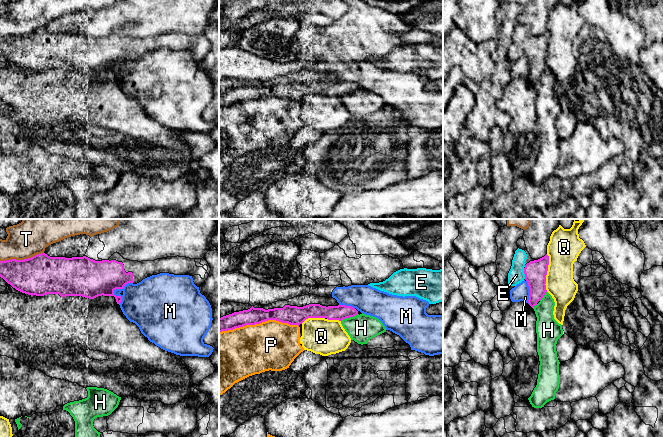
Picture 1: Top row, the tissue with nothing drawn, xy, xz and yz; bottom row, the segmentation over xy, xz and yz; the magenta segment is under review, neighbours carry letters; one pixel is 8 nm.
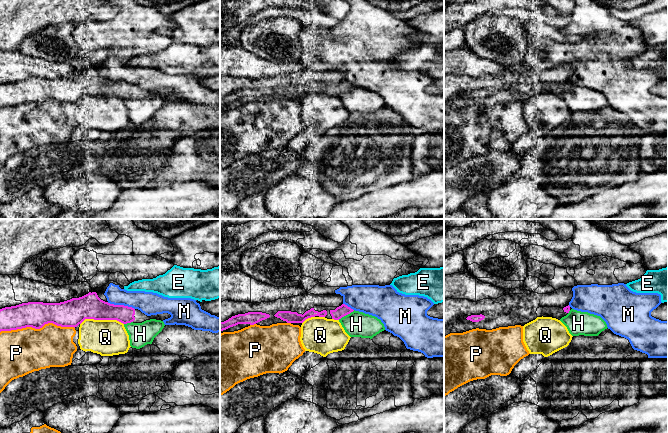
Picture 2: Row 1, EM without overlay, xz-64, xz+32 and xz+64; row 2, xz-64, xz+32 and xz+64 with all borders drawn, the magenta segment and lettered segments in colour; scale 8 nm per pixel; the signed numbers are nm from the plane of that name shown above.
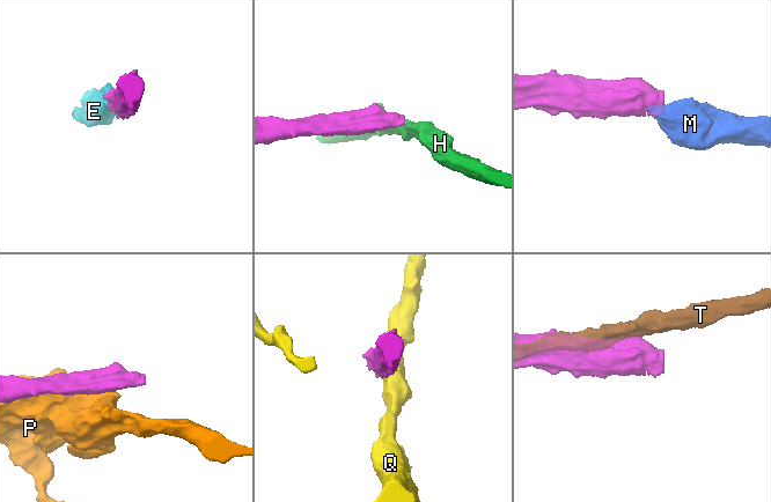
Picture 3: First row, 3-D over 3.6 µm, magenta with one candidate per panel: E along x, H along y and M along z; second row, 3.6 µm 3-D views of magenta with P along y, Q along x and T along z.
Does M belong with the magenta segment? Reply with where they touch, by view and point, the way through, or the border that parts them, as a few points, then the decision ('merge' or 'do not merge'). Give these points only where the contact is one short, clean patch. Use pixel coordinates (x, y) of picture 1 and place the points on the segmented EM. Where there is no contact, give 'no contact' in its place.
xy (113, 291) | along xy (132, 282), (114, 291), (115, 295), (121, 297), (119, 304) | do not merge

